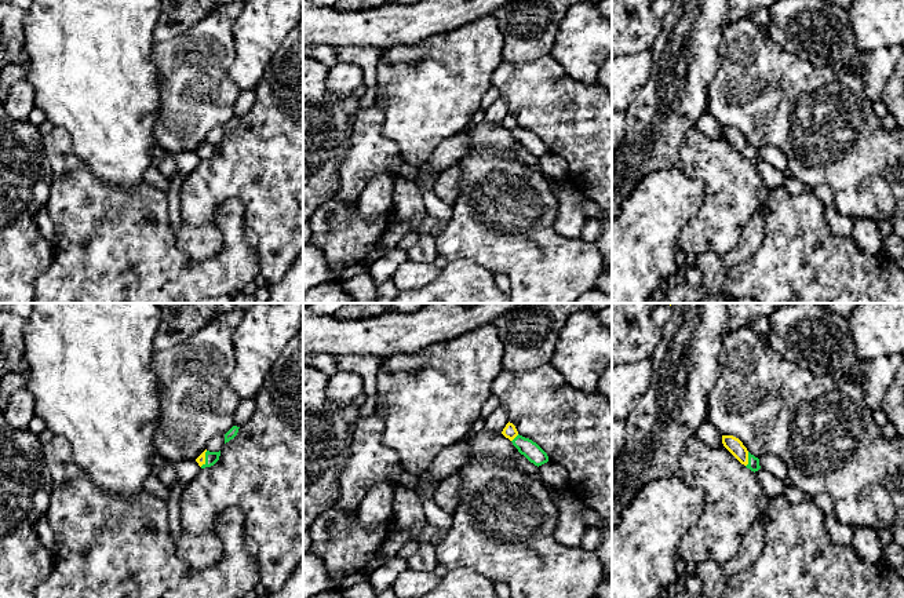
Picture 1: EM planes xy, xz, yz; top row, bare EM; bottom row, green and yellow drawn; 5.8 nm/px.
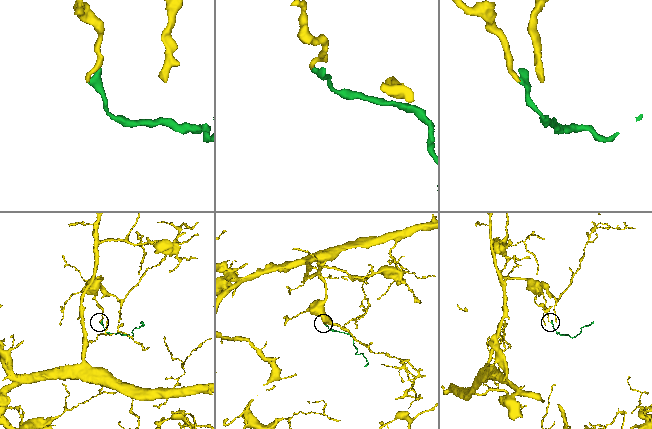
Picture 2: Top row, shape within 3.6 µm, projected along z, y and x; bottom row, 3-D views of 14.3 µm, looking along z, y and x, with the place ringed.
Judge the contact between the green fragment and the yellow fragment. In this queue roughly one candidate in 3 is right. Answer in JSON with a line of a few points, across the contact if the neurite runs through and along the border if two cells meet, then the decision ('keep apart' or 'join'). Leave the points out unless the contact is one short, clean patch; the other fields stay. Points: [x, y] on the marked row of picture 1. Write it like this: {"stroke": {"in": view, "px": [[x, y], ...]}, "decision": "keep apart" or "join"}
{"stroke": {"in": "yz", "px": [[753, 465], [748, 459], [732, 444]]}, "decision": "join"}

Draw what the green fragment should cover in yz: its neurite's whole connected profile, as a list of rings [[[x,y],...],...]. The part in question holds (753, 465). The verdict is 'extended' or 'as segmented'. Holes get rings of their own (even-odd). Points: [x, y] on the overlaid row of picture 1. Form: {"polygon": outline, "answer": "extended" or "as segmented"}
{"polygon": [[[722,435],[723,446],[747,468],[758,471],[761,468],[759,459],[751,455],[743,442],[733,435]]], "answer": "extended"}

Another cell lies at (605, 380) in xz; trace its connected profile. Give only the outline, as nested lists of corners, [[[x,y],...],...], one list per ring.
[[[612,362],[606,367],[604,375],[599,378],[597,391],[612,404]]]

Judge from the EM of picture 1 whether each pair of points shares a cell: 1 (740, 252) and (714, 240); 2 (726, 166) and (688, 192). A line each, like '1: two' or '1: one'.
1: two
2: two

